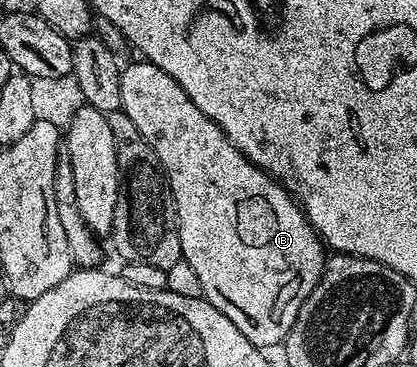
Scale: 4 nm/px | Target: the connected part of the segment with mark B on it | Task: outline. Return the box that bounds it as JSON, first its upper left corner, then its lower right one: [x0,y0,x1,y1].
[119,62,327,350]

